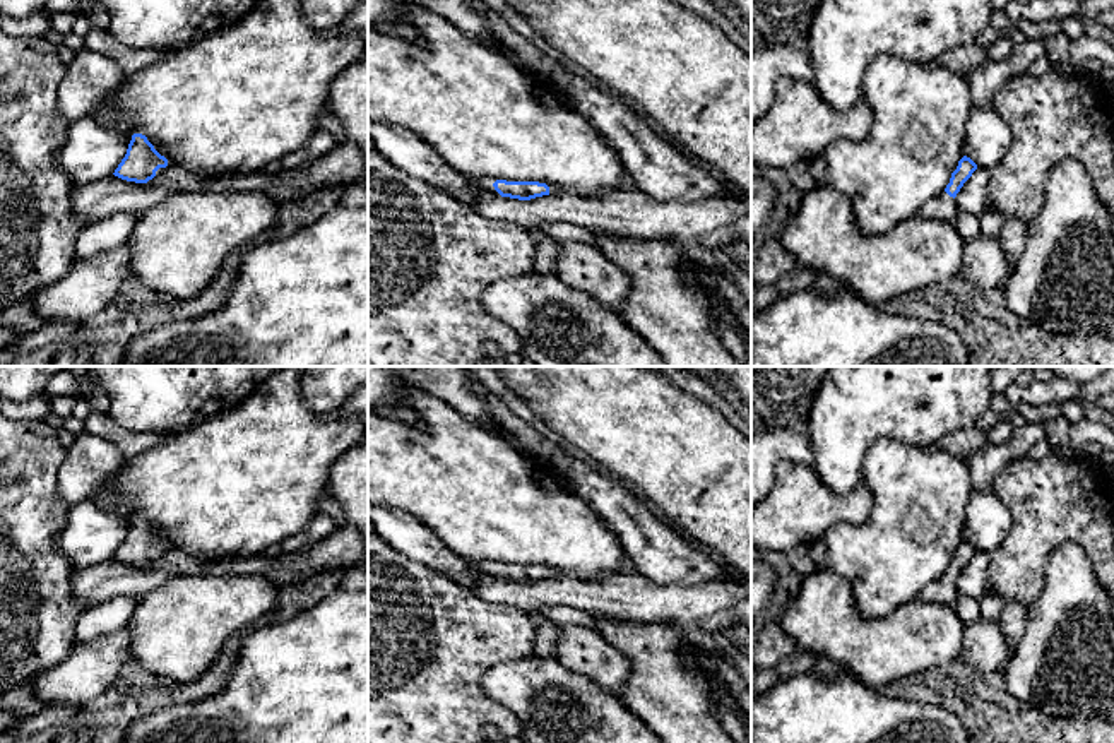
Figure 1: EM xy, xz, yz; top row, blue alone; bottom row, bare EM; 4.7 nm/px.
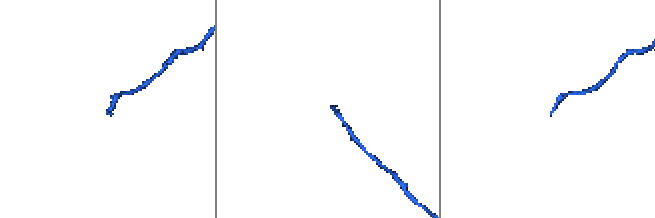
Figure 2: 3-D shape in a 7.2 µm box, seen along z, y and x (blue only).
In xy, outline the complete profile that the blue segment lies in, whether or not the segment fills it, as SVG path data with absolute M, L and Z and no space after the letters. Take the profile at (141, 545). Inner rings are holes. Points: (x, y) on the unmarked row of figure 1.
M133 517L127 538L113 558L127 565L147 567L159 551L166 550L168 543L154 532L147 520Z

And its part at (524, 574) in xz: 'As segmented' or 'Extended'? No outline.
As segmented

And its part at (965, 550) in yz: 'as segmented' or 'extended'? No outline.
extended

